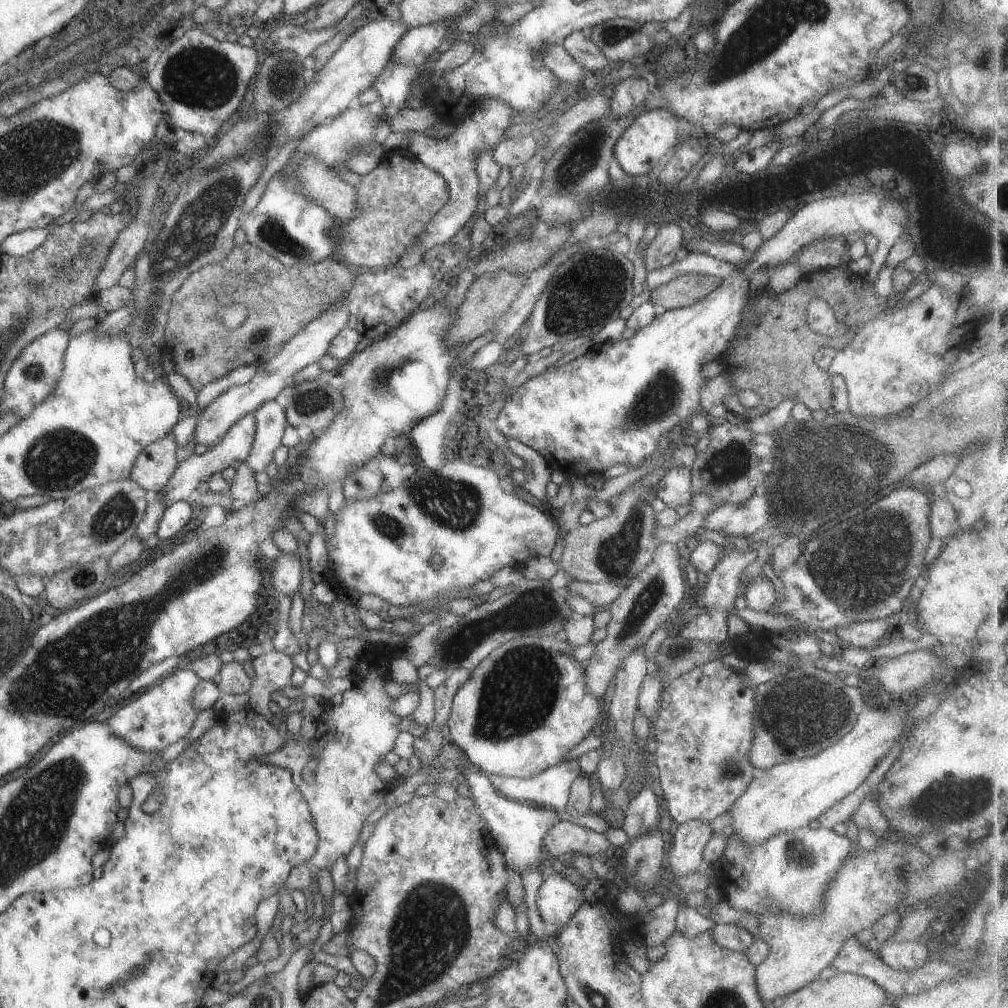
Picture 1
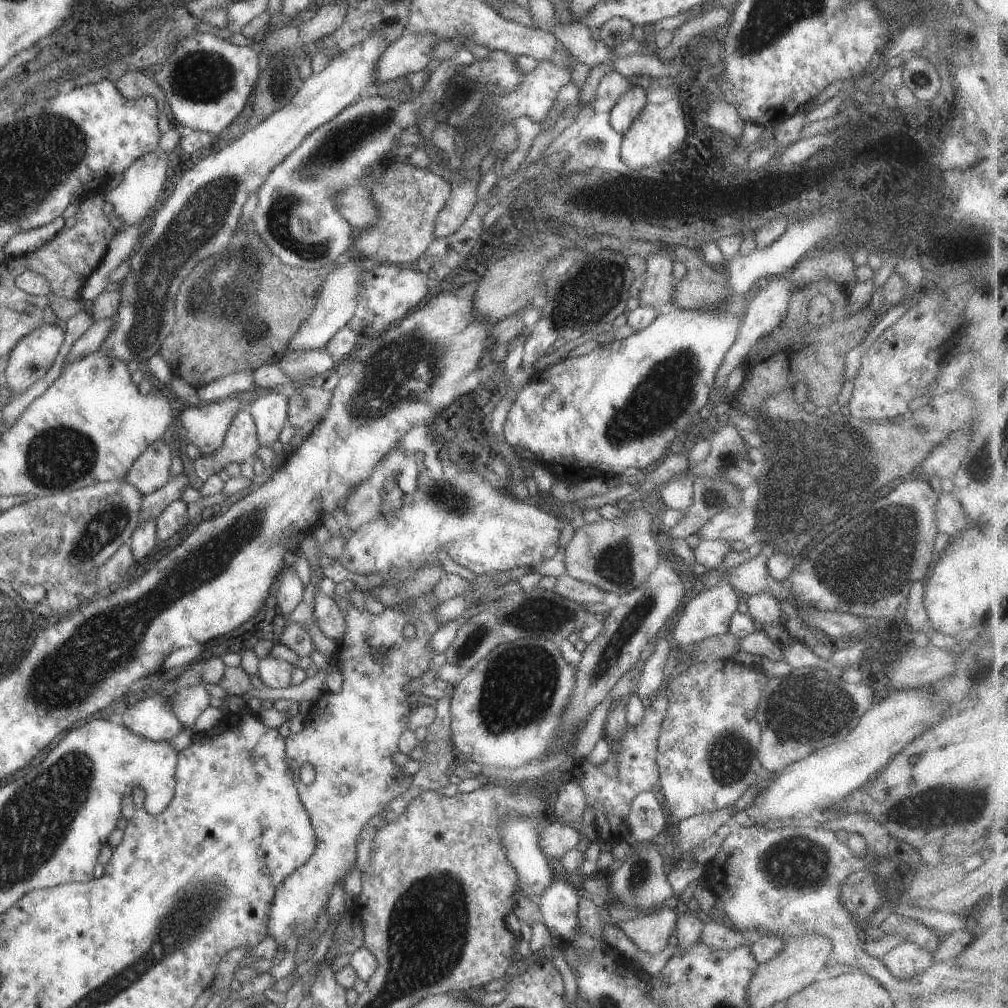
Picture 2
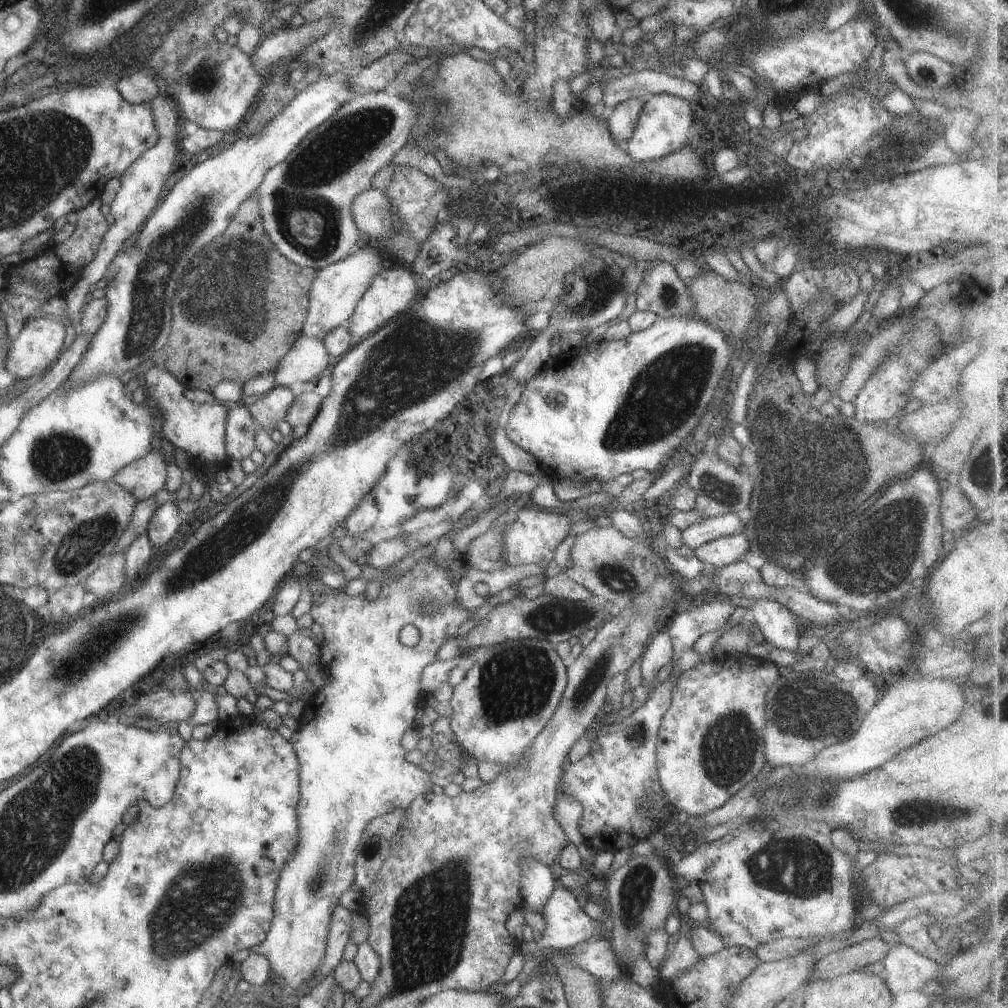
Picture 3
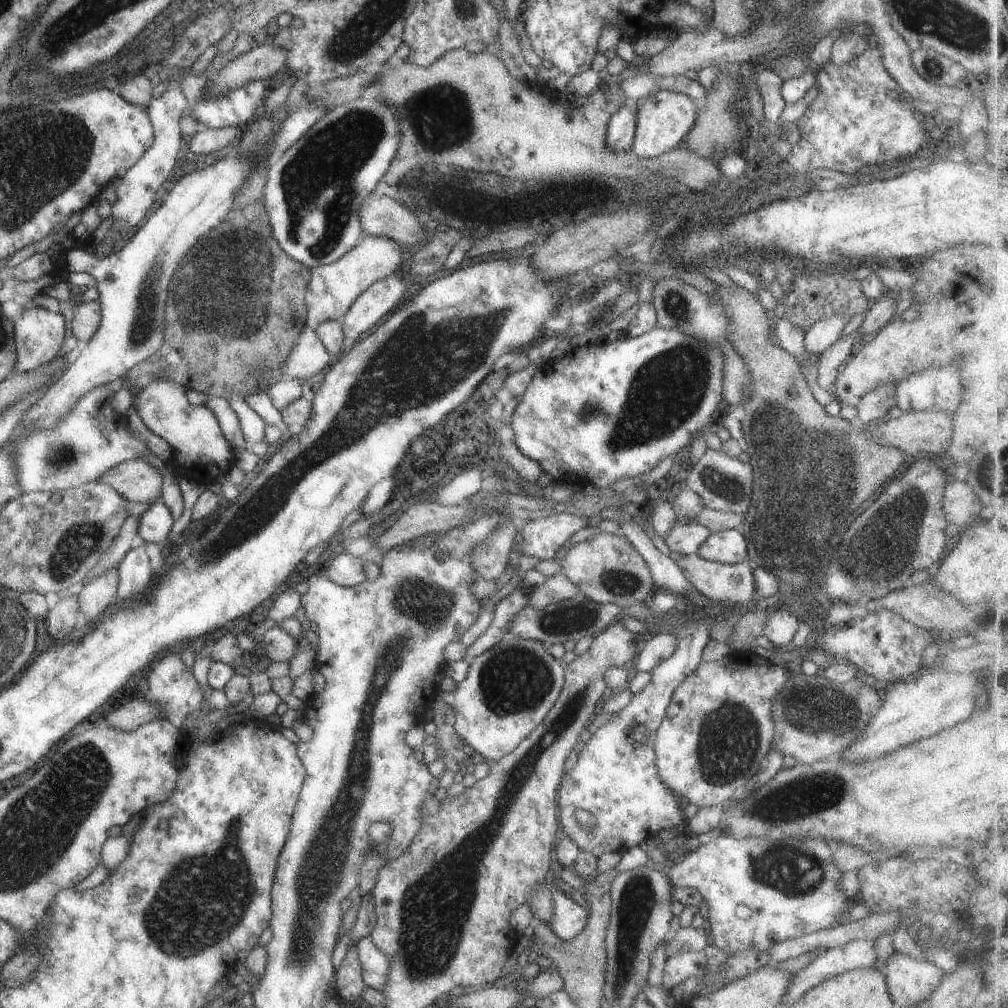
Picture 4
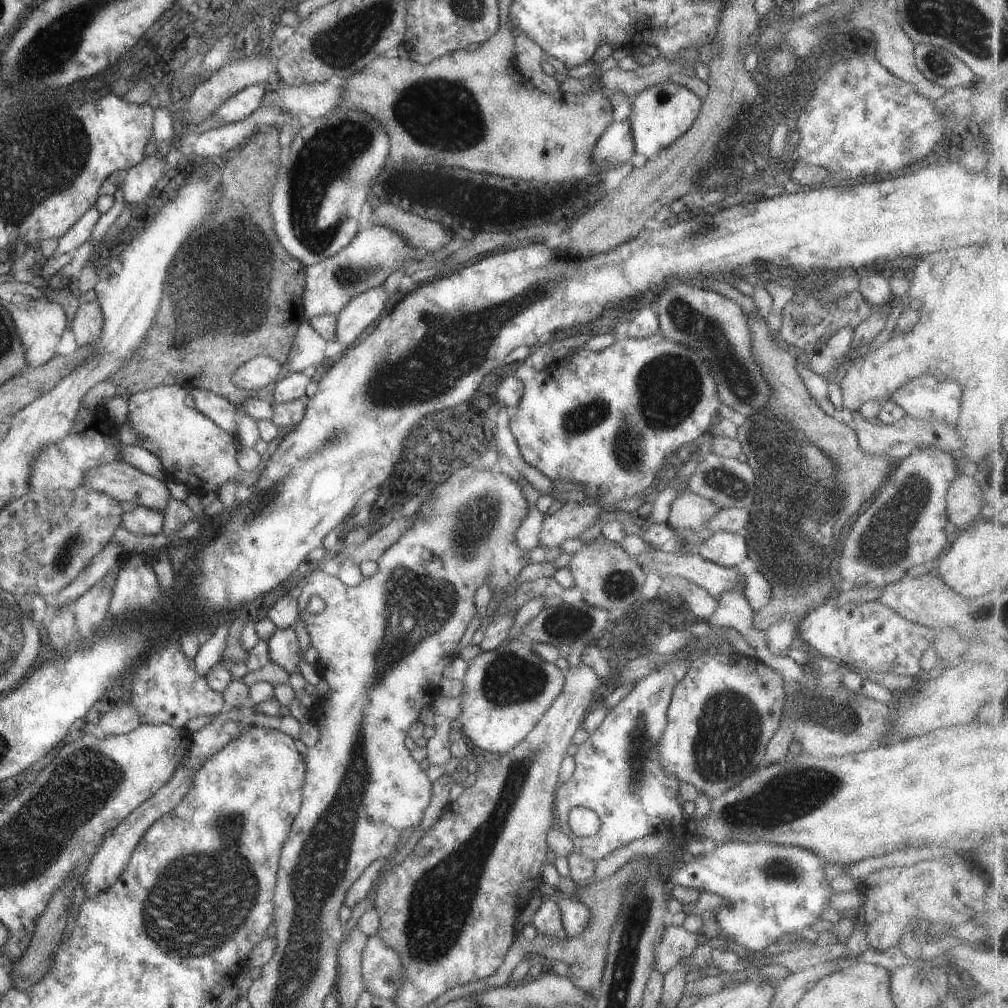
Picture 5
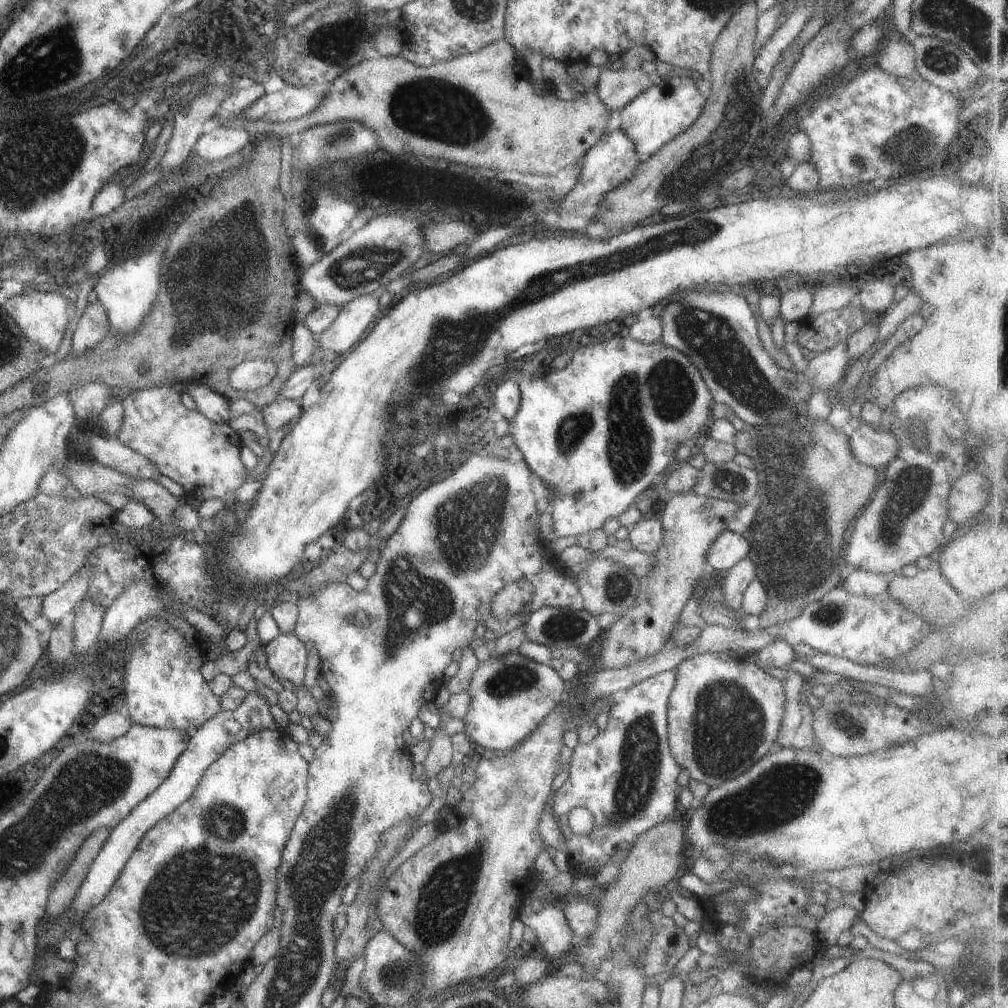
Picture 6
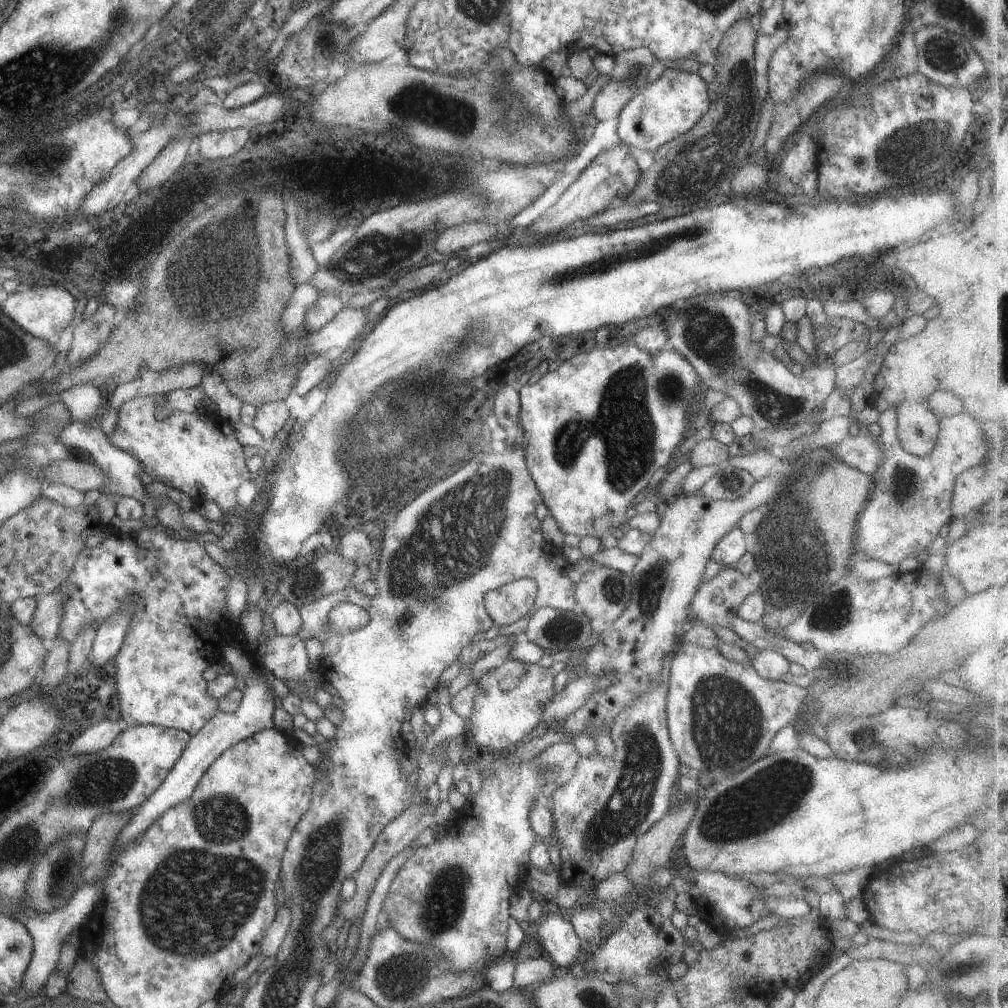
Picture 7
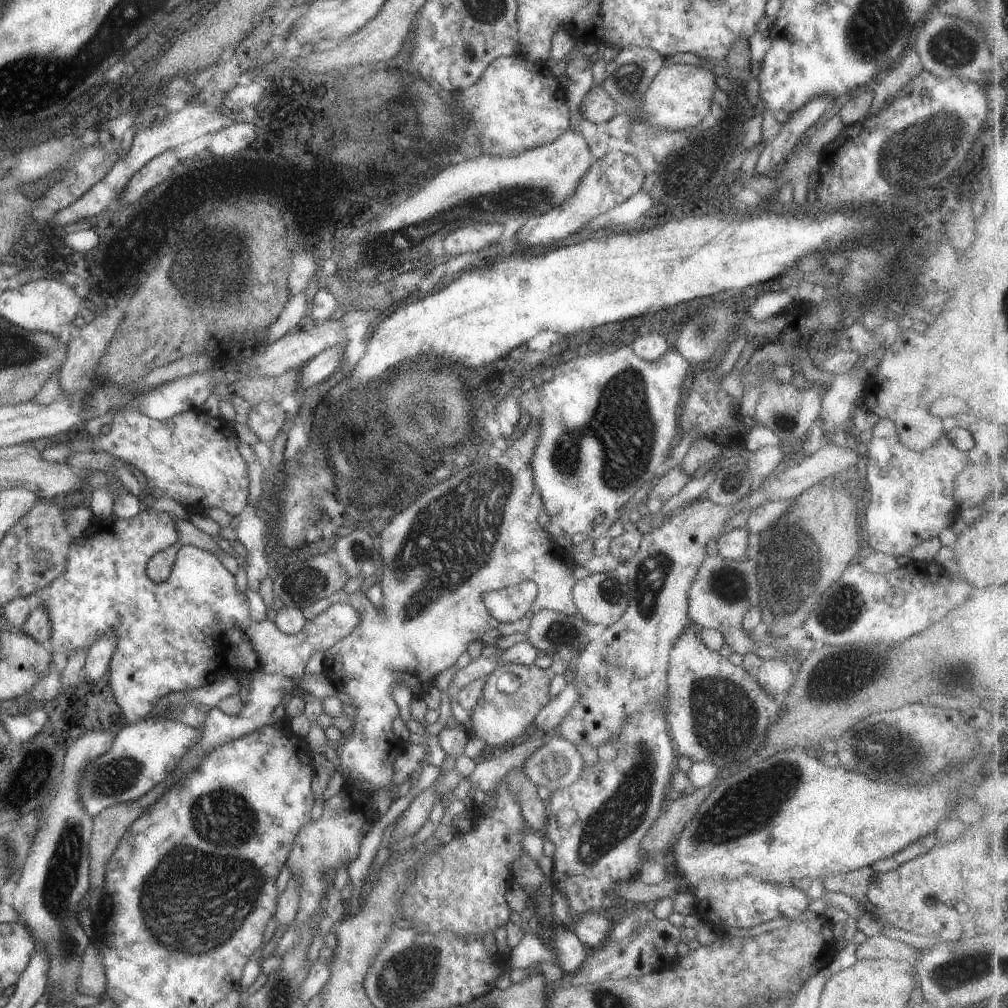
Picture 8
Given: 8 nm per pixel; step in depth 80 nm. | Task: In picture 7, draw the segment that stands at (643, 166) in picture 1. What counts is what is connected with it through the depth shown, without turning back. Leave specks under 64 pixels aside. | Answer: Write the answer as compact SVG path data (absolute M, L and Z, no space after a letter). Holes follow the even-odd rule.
M668 67L658 78L633 95L616 114L618 142L639 150L651 150L687 132L705 114L710 100L706 82L697 73Z

